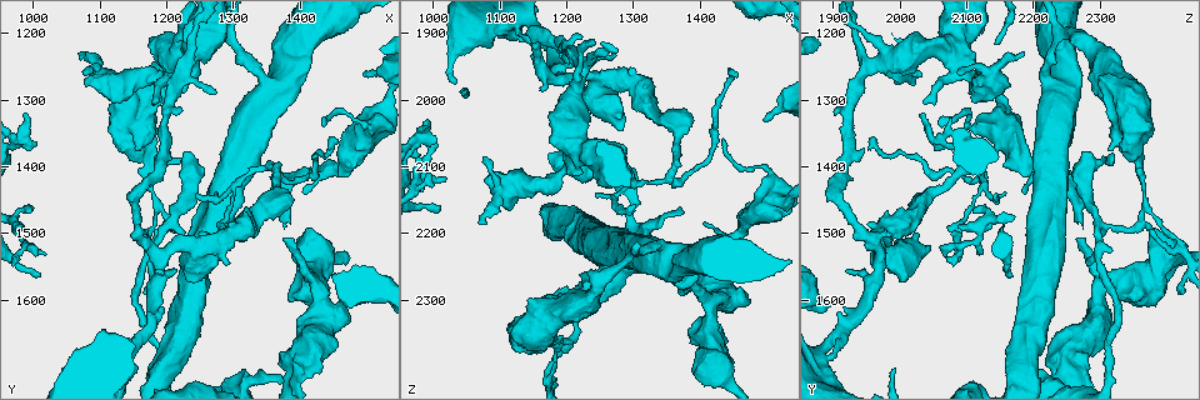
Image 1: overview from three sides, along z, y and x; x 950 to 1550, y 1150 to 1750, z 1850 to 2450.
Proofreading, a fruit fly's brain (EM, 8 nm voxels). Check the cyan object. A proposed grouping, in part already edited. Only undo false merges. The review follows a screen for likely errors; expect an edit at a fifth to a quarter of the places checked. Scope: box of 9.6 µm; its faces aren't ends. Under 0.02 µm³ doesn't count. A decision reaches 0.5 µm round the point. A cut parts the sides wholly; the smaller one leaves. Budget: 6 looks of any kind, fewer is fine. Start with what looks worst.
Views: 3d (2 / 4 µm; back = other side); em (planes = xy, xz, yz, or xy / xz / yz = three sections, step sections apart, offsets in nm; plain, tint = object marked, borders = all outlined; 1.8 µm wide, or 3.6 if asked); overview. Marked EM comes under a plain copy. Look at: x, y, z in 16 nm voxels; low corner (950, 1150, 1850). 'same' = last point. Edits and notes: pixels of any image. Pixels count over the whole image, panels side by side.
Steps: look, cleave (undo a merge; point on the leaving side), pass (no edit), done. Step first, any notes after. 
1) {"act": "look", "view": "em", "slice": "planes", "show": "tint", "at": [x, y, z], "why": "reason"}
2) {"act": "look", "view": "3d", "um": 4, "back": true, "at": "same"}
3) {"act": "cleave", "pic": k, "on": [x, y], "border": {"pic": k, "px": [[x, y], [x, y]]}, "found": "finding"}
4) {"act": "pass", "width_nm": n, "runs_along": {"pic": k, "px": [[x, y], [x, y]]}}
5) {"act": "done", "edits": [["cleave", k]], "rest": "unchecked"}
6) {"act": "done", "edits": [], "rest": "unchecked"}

{"act": "look", "view": "em", "slice": "xy", "step": 4, "show": "tint", "at": [1225, 1250, 1955], "why": "four arms meet"}

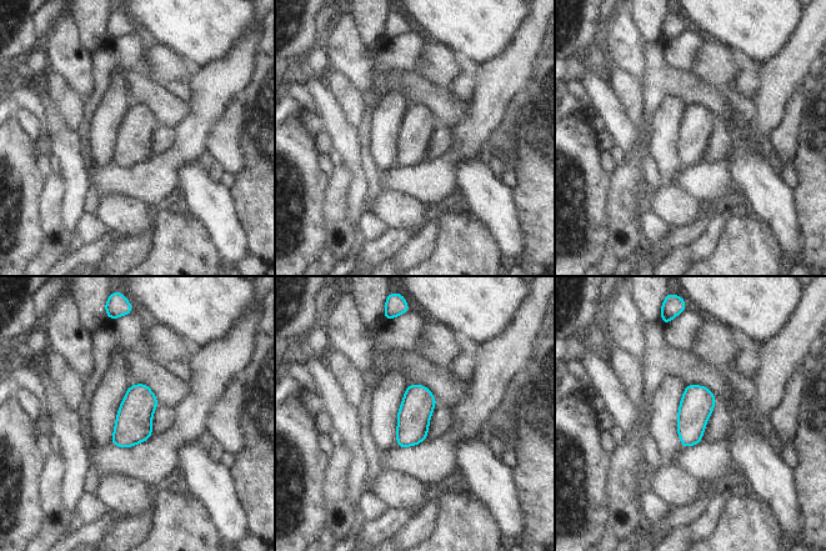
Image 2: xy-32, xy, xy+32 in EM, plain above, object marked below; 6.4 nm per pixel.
{"act": "look", "view": "em", "slice": "planes", "show": "tint", "at": "same", "why": "another direction"}

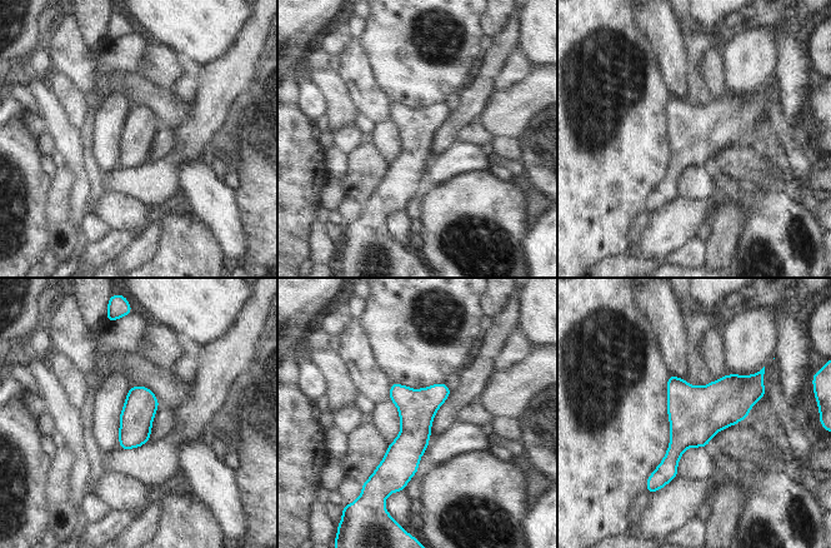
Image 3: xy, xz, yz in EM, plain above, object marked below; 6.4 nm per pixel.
{"act": "pass", "width_nm": 220, "found": "all the same cell"}

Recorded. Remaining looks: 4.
{"act": "look", "view": "em", "um": 3.6, "slice": "yz", "step": 4, "show": "tint", "at": [1345, 1280, 2225], "why": "thick turns thin"}

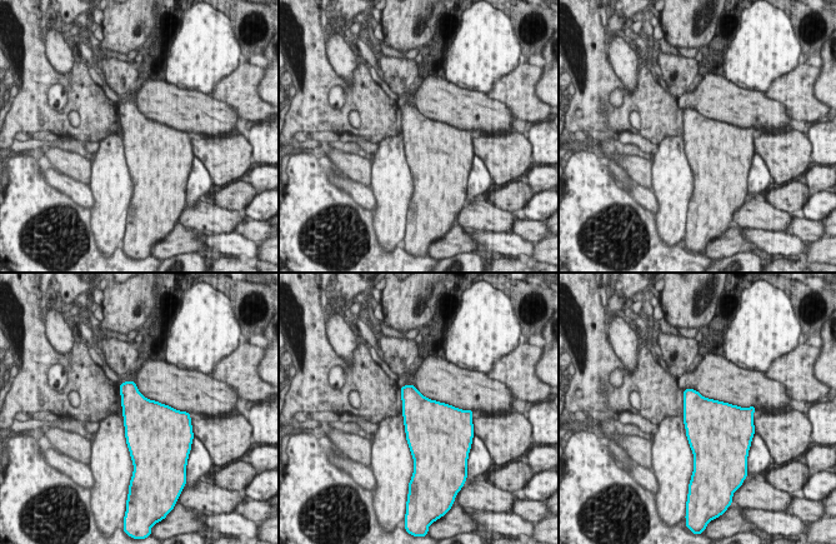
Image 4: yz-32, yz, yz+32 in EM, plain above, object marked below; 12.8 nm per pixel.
{"act": "look", "view": "em", "um": 3.6, "slice": "planes", "show": "borders", "at": "same", "why": "cut it another way"}

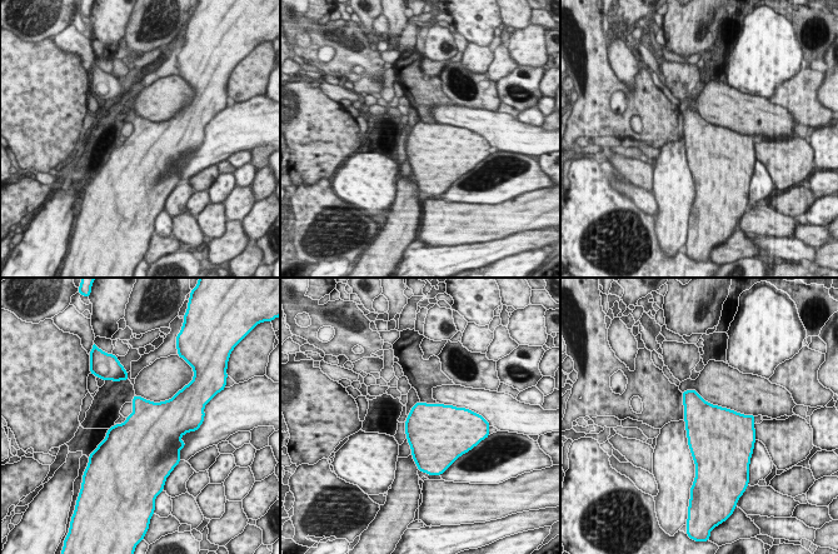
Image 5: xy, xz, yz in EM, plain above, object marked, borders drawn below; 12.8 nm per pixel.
{"act": "pass", "found": "continuous, no second cell"}

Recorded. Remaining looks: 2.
{"act": "look", "view": "em", "um": 3.6, "slice": "xy", "step": 4, "show": "tint", "at": [1220, 1240, 2080], "why": "narrows sharply"}

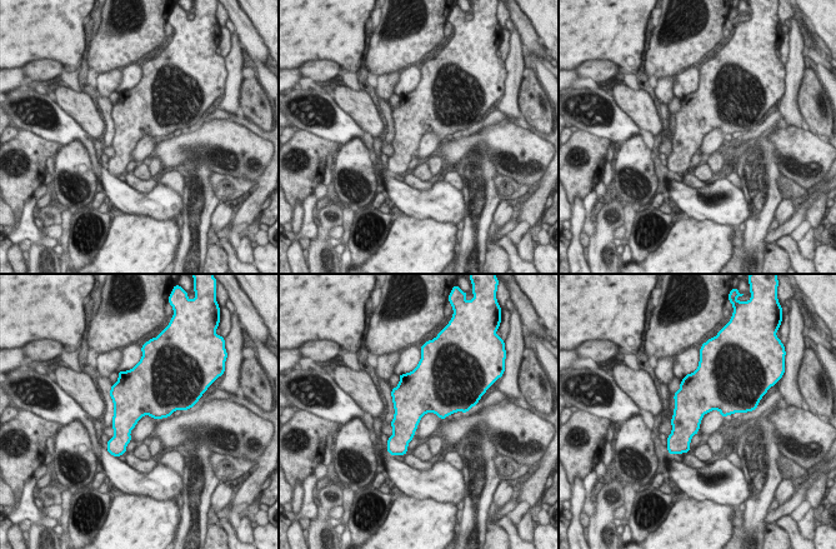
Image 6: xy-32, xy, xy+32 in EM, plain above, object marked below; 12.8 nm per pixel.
{"act": "look", "view": "em", "um": 3.6, "slice": "planes", "show": "tint", "at": "same", "why": "another direction"}

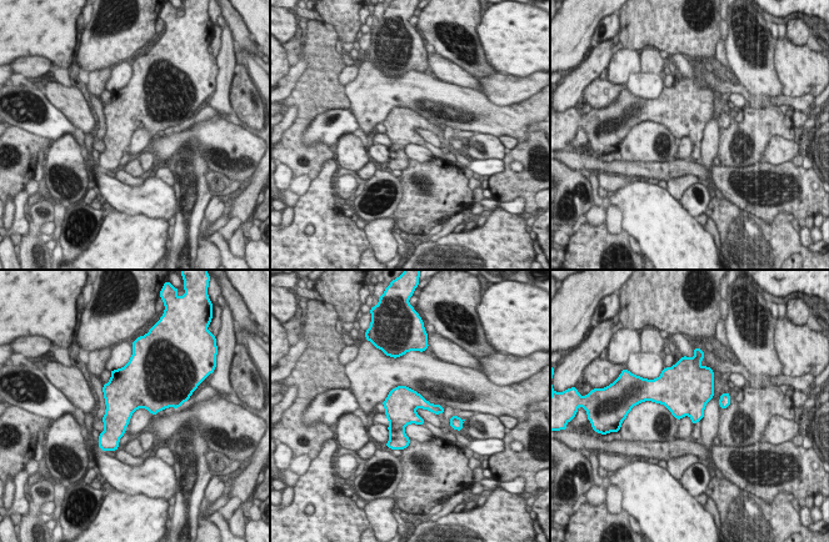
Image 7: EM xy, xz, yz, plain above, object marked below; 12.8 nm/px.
{"act": "pass", "found": "all the same cell"}

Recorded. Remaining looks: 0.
{"act": "done", "edits": [], "rest": "unchecked"}

